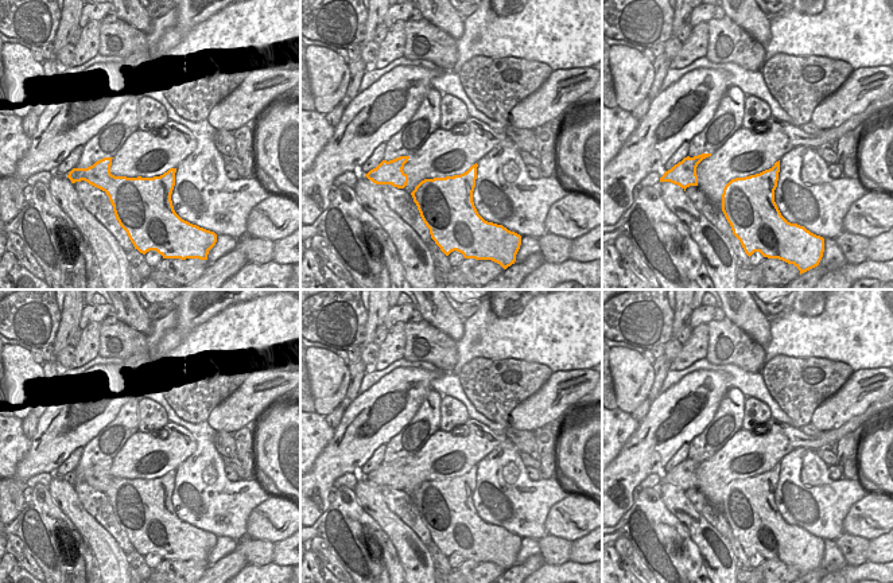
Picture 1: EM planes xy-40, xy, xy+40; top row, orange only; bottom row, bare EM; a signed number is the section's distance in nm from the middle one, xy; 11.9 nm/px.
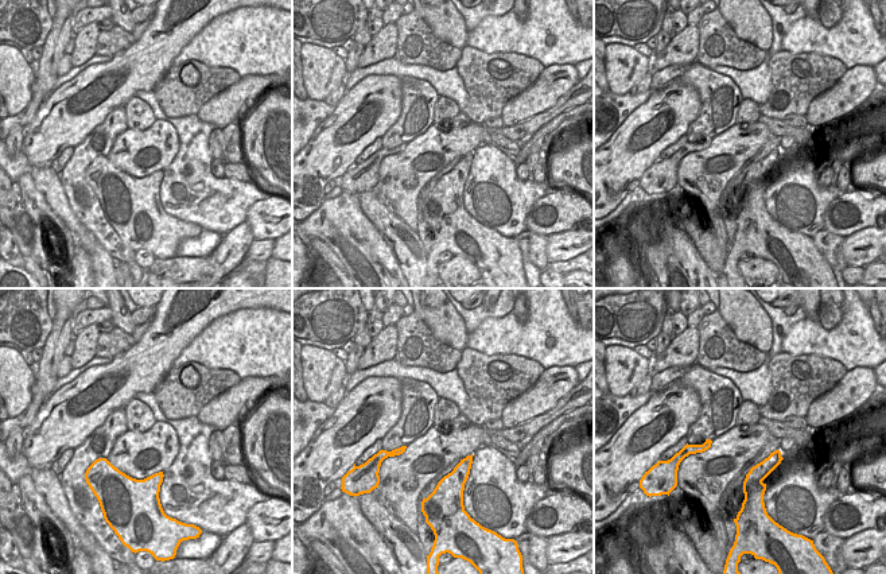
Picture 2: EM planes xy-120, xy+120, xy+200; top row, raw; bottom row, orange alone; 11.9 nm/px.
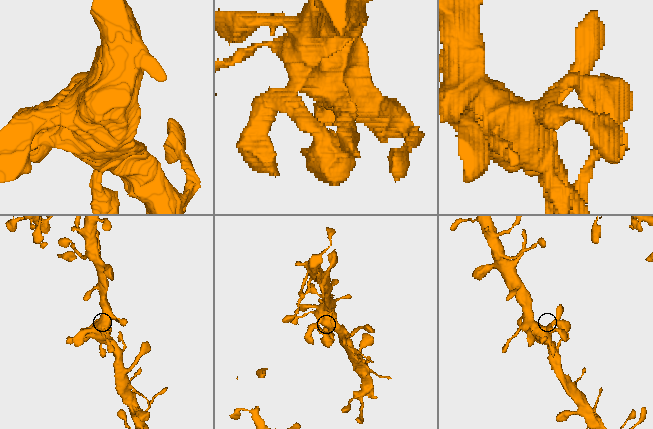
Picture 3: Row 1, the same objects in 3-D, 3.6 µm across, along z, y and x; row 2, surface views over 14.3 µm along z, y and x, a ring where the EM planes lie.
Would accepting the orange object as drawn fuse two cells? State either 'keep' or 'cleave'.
keep

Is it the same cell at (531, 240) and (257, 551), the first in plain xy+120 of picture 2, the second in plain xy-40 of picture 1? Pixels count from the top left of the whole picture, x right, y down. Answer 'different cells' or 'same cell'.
same cell

